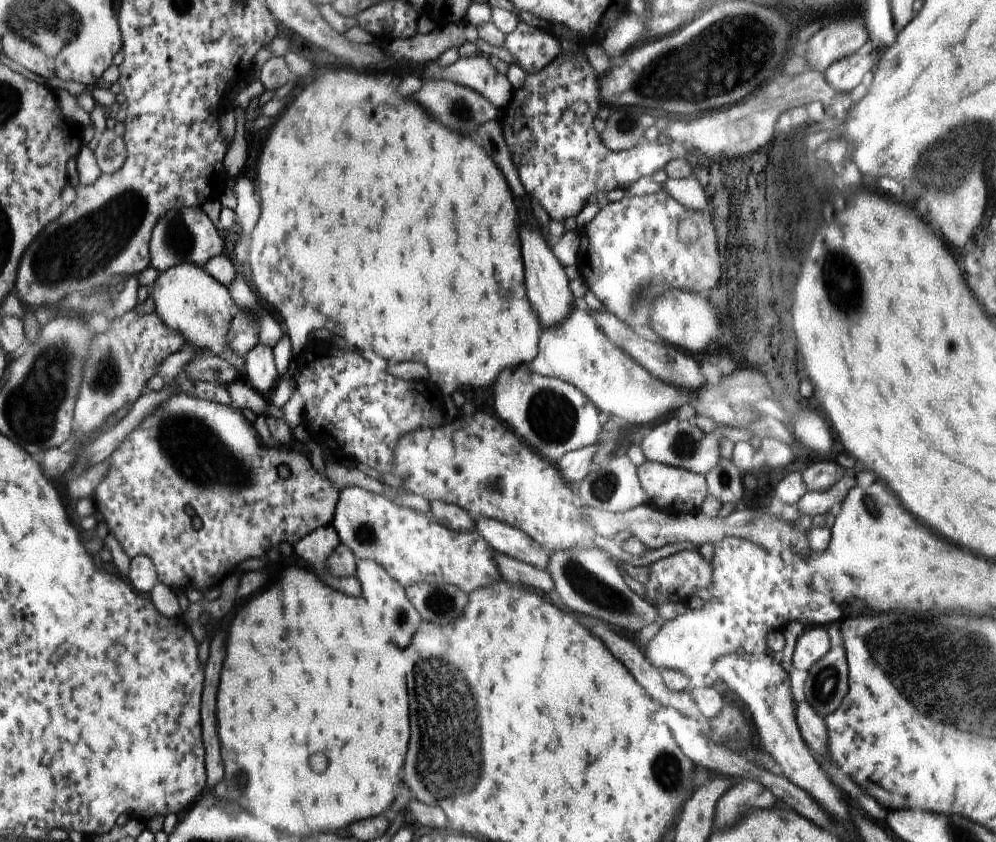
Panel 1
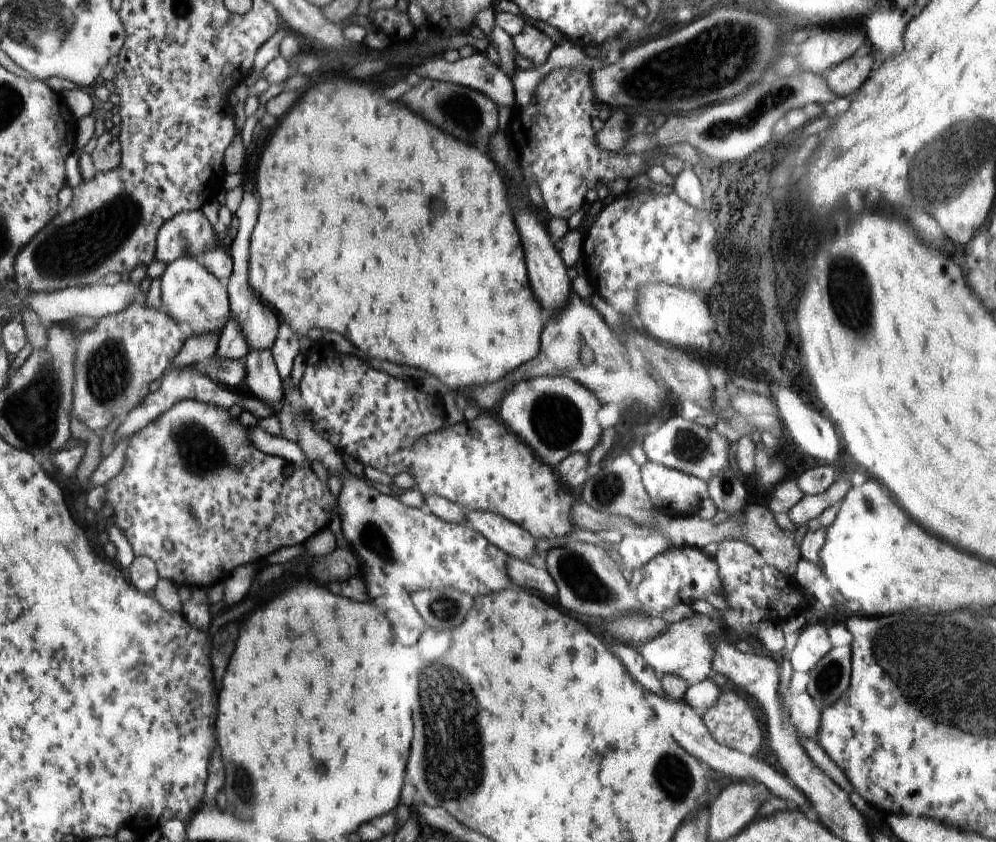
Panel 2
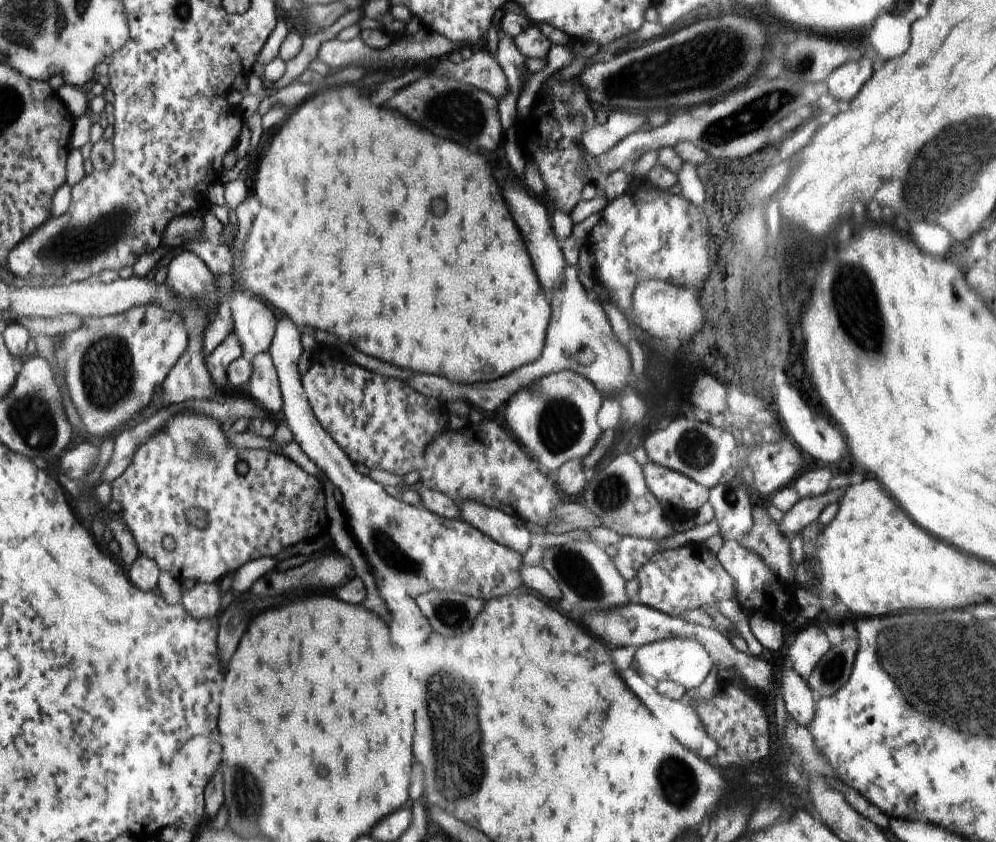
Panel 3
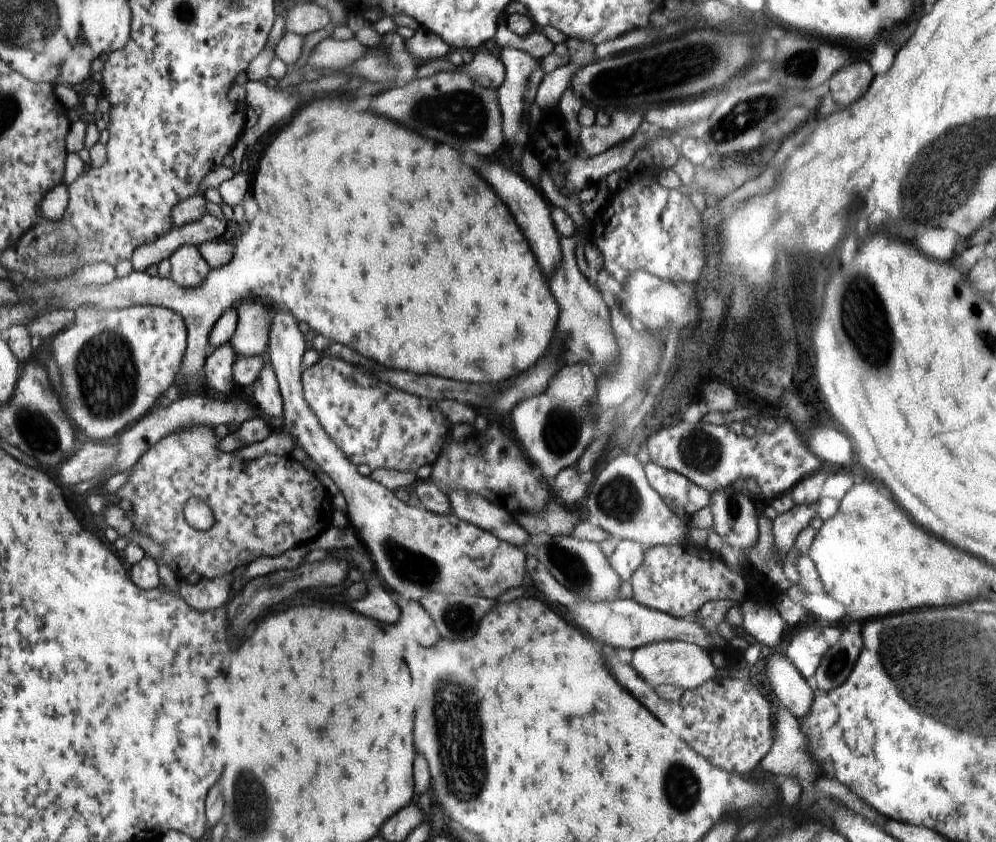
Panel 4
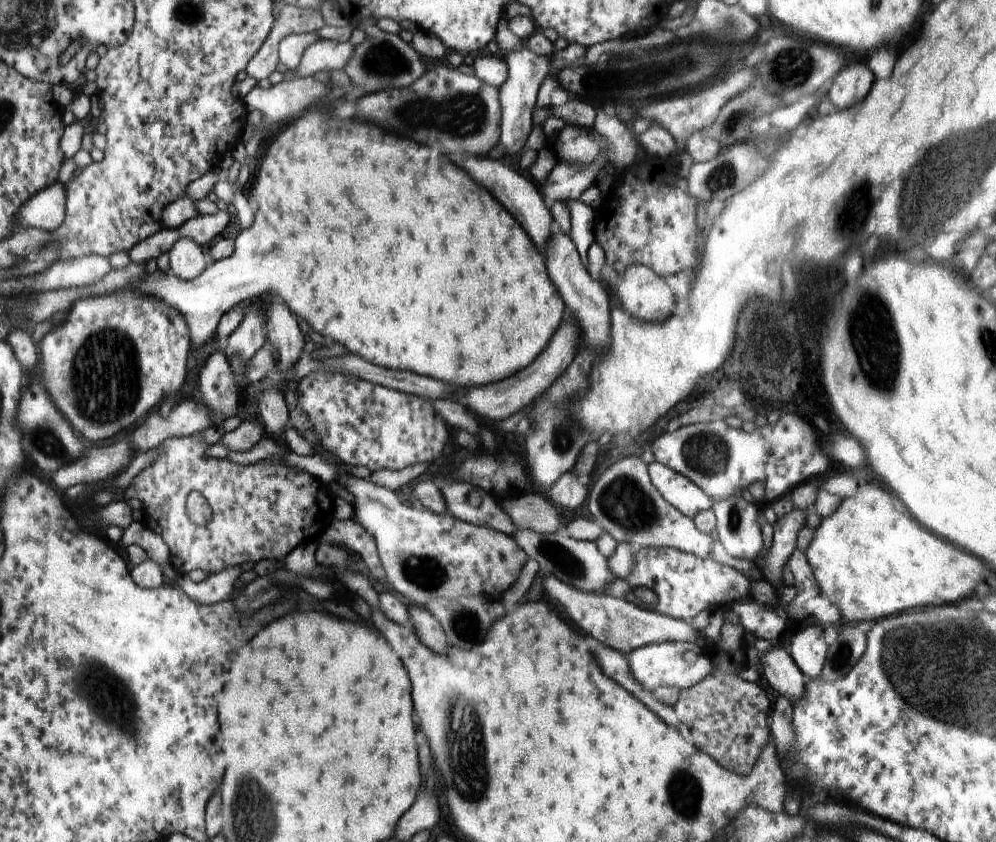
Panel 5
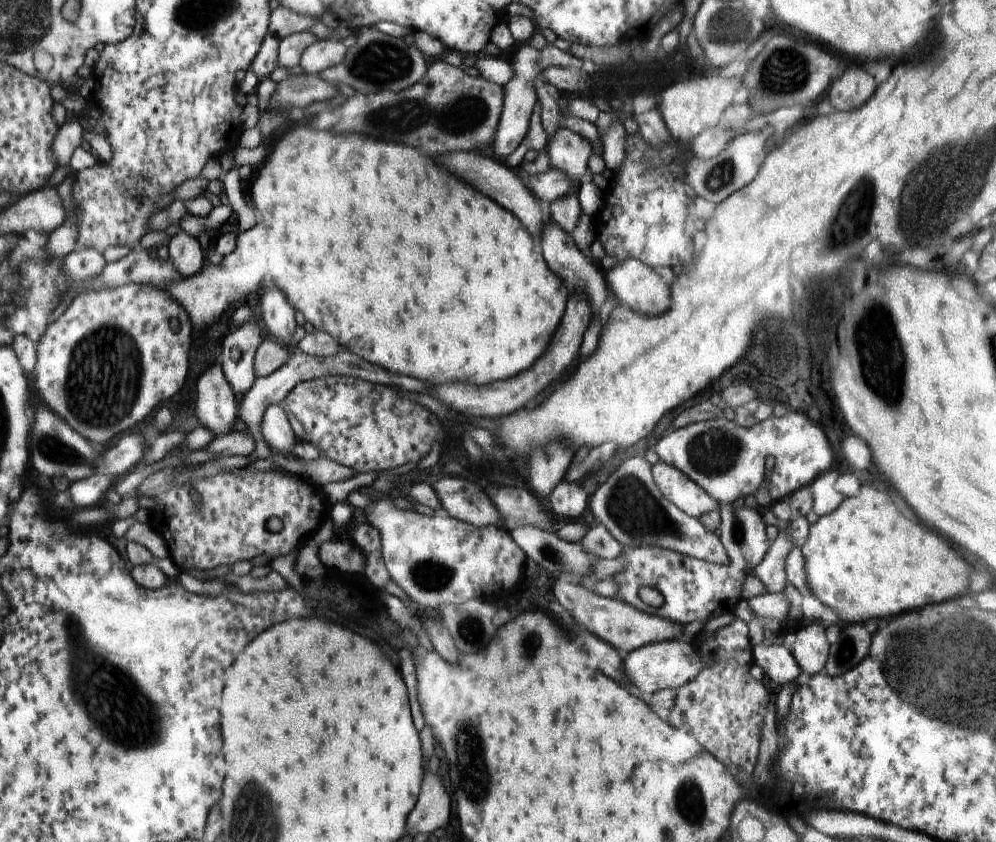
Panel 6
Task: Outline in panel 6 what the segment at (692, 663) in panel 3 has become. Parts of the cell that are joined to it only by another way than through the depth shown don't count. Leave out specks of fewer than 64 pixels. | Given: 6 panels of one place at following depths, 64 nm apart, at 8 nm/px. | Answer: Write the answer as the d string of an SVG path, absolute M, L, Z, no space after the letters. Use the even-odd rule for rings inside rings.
M674 639L650 643L636 650L631 650L623 655L628 680L648 694L654 694L654 692L666 688L682 688L685 684L691 683L700 674L700 670L704 668L704 664L698 658L698 652L695 652L695 649L694 642Z

